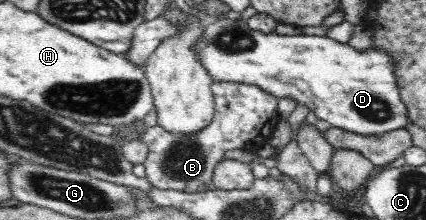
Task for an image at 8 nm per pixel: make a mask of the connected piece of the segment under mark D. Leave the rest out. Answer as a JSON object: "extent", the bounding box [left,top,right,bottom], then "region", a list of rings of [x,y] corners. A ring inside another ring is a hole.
{"extent":[197,17,410,138],"region":[[[228,17],[205,27],[197,49],[214,82],[251,83],[278,99],[295,97],[332,128],[379,138],[410,123],[396,76],[398,60],[375,45],[356,50],[329,35],[266,35],[250,28],[246,19]]]}

